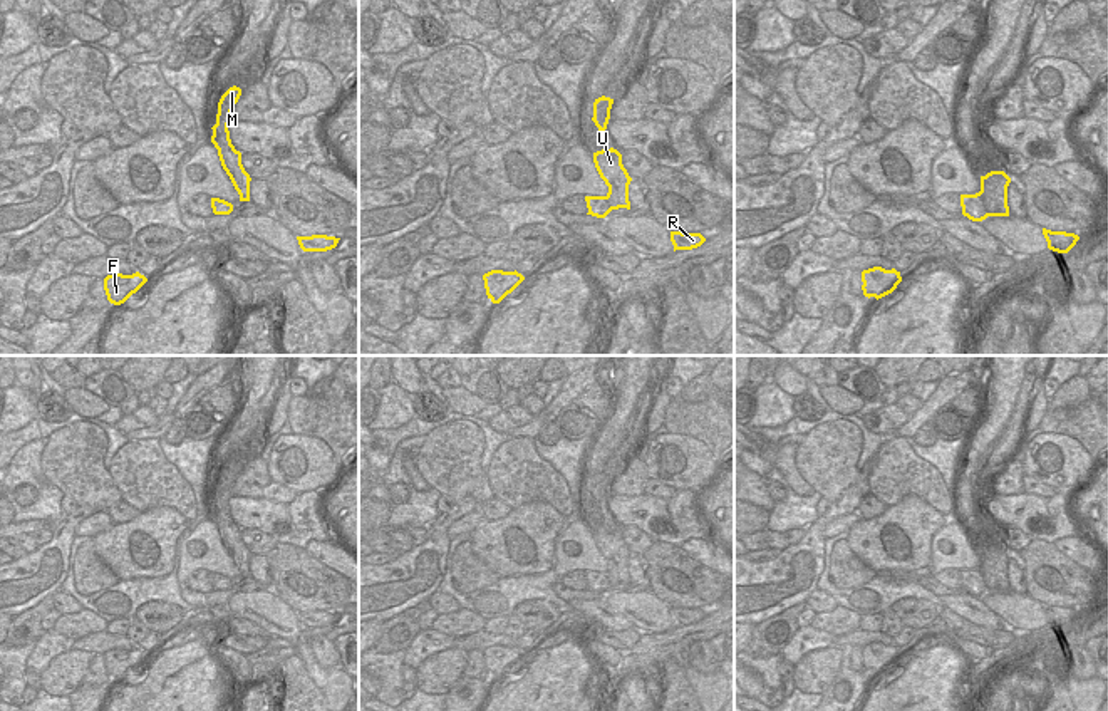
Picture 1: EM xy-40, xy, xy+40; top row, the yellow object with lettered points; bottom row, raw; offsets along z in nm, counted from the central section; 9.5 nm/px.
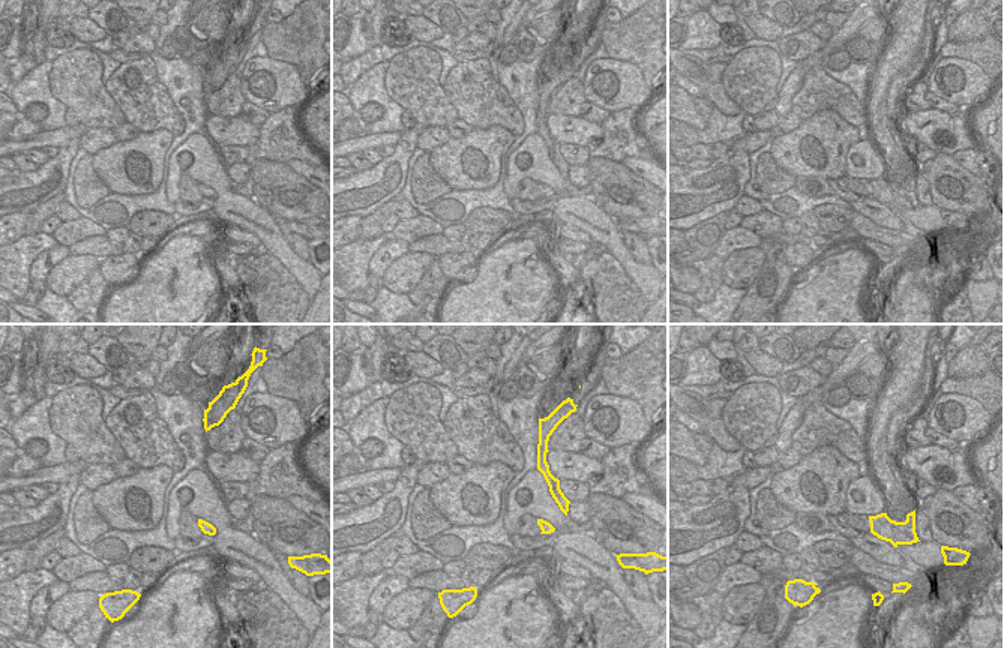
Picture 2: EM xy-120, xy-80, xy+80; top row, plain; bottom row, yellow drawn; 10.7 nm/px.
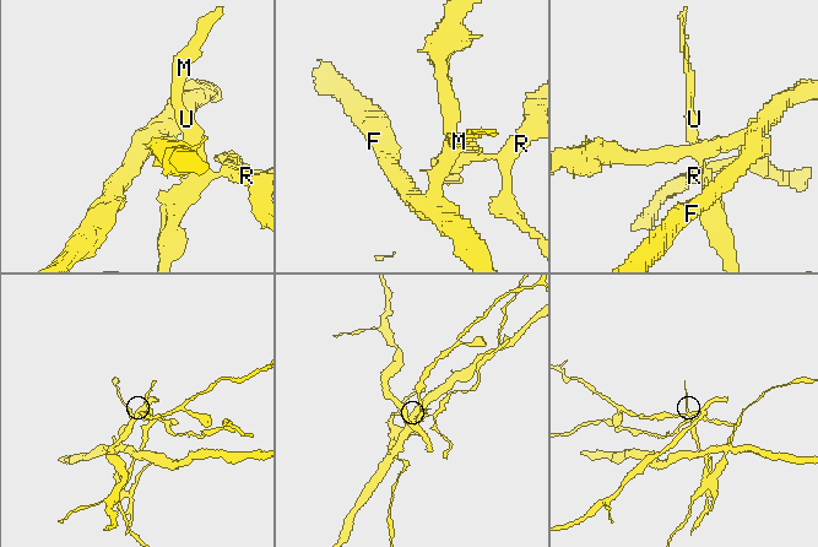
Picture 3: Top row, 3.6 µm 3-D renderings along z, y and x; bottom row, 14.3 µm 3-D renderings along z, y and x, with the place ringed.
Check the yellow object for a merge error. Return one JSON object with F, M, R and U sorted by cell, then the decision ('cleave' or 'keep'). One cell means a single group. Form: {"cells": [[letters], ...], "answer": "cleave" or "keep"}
{"cells": [["F"], ["M", "R", "U"]], "answer": "cleave"}

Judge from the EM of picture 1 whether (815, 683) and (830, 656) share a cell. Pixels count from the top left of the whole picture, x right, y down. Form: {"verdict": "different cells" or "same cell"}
{"verdict": "same cell"}

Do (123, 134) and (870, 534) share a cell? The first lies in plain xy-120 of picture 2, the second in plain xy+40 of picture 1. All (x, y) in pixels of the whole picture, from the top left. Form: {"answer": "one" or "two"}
{"answer": "two"}

